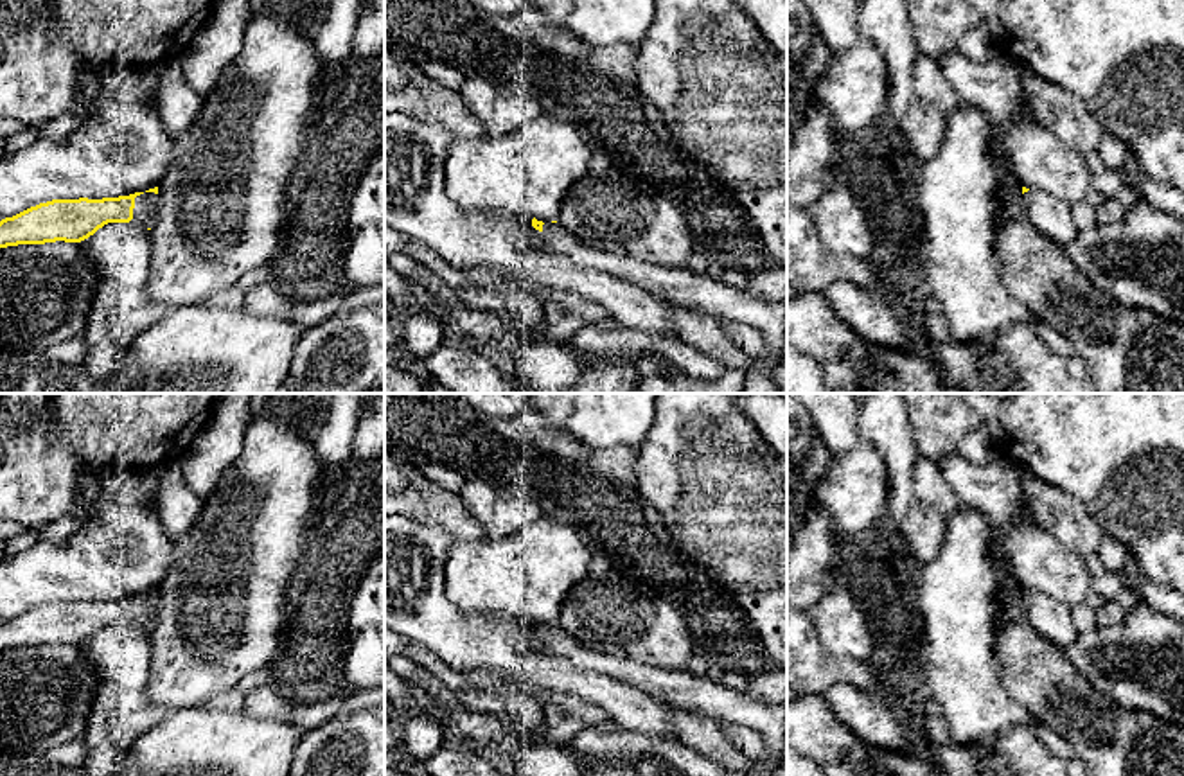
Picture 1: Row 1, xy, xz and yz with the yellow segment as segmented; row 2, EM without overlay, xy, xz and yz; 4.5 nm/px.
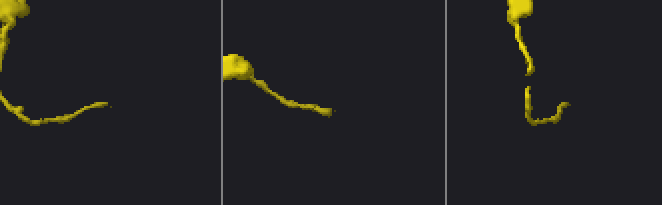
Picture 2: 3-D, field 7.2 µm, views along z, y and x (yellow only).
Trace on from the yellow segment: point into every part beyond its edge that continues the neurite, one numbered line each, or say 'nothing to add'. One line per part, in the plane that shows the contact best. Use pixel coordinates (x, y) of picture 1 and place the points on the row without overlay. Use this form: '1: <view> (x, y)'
1: xy (146, 606)

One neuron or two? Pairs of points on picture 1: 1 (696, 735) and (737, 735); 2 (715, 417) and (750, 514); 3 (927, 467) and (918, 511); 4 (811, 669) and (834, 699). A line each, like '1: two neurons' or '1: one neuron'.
1: two neurons
2: one neuron
3: two neurons
4: two neurons

